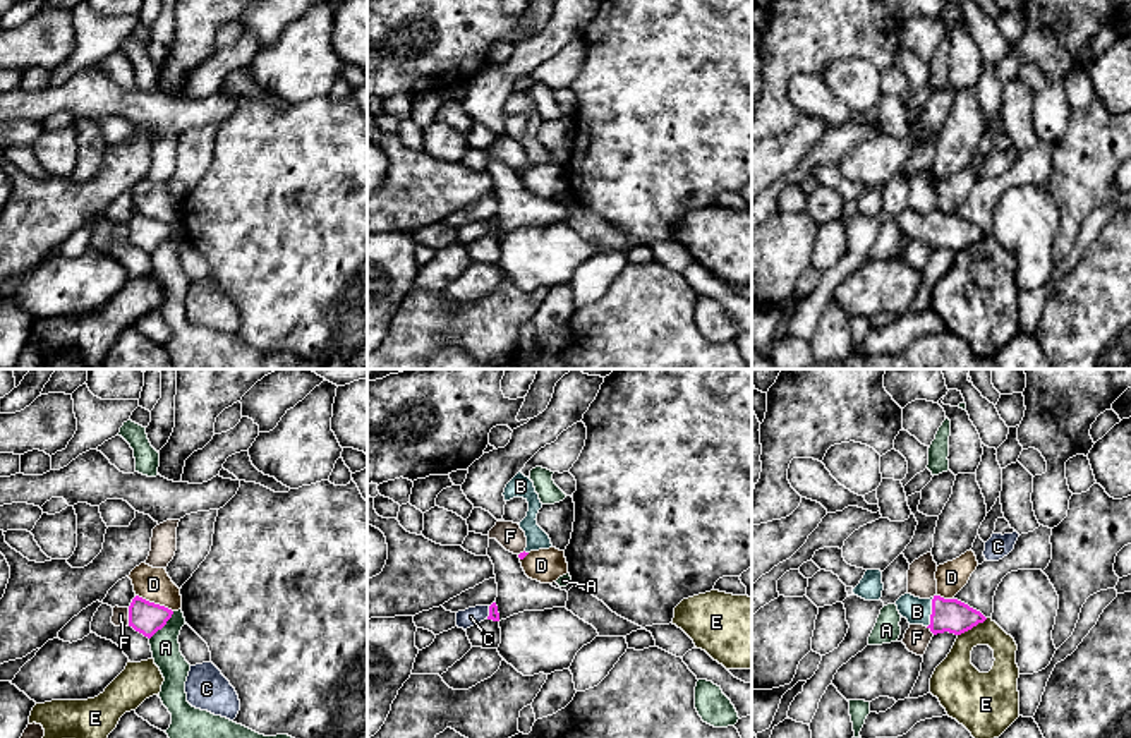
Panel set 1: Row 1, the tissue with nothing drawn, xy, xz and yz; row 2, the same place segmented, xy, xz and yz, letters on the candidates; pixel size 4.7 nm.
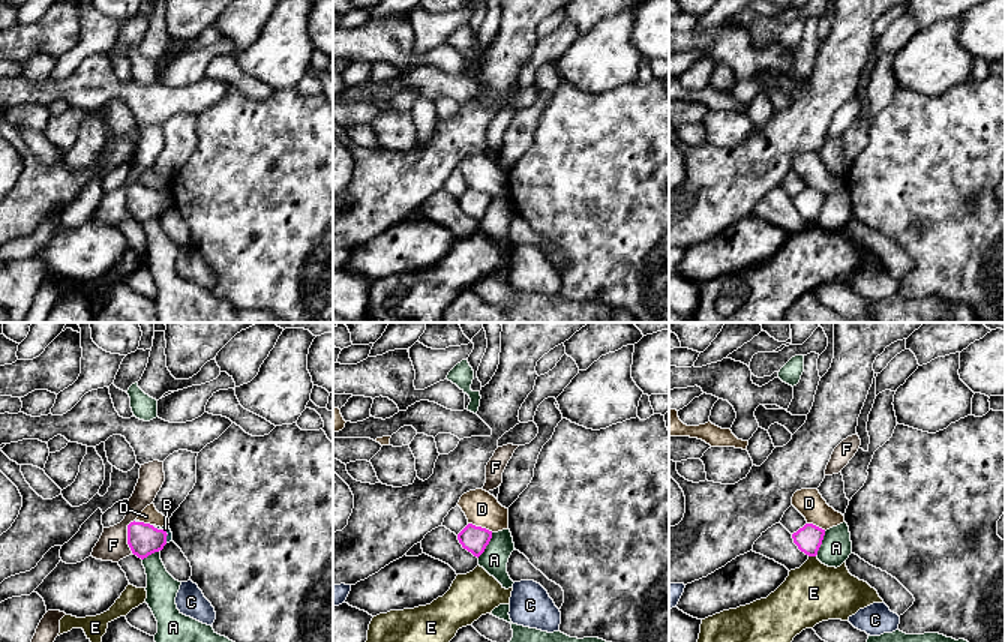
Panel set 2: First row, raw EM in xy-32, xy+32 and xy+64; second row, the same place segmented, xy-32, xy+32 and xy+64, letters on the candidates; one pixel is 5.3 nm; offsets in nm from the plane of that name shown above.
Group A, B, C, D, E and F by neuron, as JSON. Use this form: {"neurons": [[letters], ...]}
{"neurons": [["A"], ["B"], ["C"], ["D"], ["E"], ["F"]]}

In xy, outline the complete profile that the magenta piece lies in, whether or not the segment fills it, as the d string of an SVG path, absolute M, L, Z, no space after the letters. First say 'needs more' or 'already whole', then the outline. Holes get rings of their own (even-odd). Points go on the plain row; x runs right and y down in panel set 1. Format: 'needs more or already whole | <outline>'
already whole | M136 211L129 221L129 242L151 254L172 233L173 227Z

